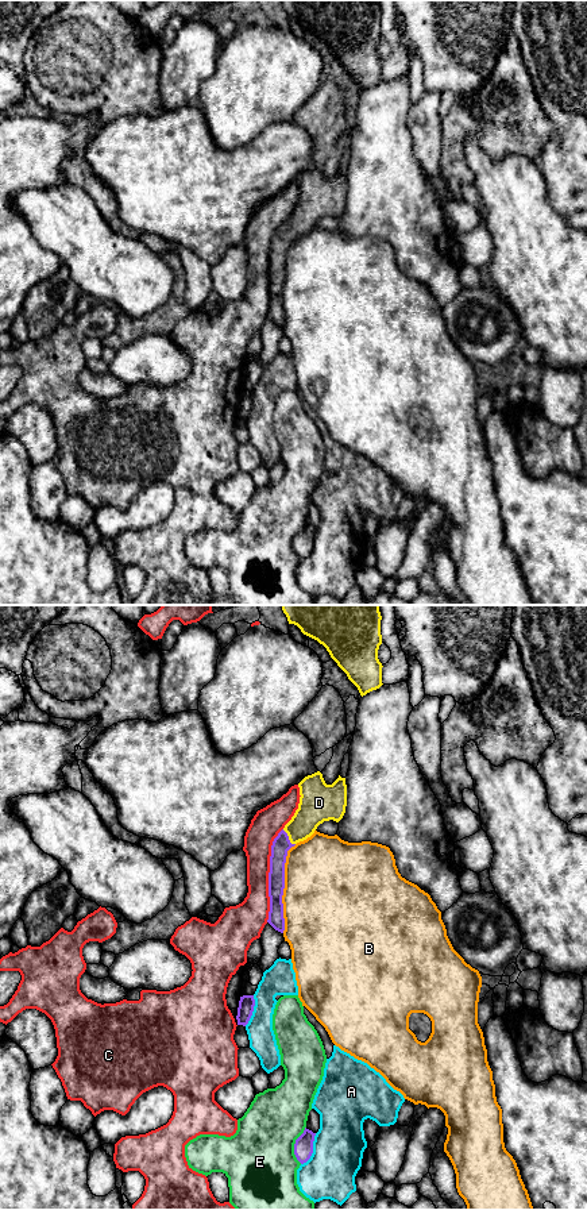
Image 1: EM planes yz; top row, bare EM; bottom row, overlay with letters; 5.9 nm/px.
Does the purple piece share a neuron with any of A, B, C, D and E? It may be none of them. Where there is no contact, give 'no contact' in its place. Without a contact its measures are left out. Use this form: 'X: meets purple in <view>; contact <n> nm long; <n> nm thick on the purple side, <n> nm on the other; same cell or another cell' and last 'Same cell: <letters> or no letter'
A: meets purple in yz; contact 220 nm long; 110 nm thick on the purple side, 300 nm on the other; another cell
B: meets purple in yz; contact 550 nm long; 100 nm thick on the purple side, 500 nm on the other; another cell
C: meets purple in yz; contact 550 nm long; 110 nm thick on the purple side, 190 nm on the other; another cell
D: meets purple in yz; contact 120 nm long; 110 nm thick on the purple side, 200 nm on the other; same cell
E: meets purple in yz; contact 220 nm long; 110 nm thick on the purple side, 420 nm on the other; another cell
Same cell: D

